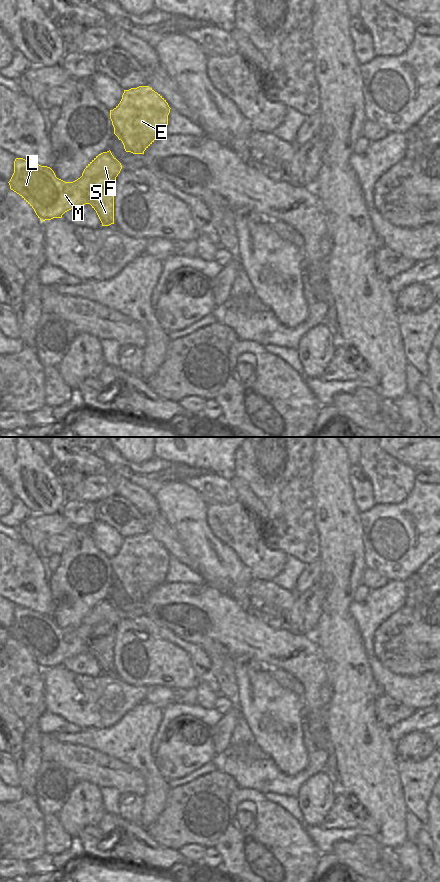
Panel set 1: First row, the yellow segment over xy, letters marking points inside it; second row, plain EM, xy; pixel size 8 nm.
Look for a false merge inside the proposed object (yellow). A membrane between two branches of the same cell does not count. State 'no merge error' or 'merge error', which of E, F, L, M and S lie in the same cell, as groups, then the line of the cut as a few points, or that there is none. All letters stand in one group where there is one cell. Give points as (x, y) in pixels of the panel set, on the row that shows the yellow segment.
merge error; groups E F S / L M; cut xy (82, 175), (89, 177), (89, 203)

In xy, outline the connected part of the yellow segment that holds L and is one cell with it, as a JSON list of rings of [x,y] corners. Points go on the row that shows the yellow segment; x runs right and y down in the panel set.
[[[23,158],[15,159],[14,173],[8,183],[10,189],[34,209],[42,222],[62,218],[65,212],[89,204],[89,176],[65,182],[57,178],[50,167]]]

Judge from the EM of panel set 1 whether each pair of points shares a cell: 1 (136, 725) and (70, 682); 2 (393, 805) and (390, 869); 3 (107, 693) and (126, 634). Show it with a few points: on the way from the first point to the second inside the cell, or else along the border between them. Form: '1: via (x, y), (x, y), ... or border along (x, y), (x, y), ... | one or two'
1: border along (141, 703), (124, 713), (112, 725), (100, 727) | two
2: border along (382, 847), (393, 848) | two
3: border along (113, 672), (127, 683), (134, 685) | two

